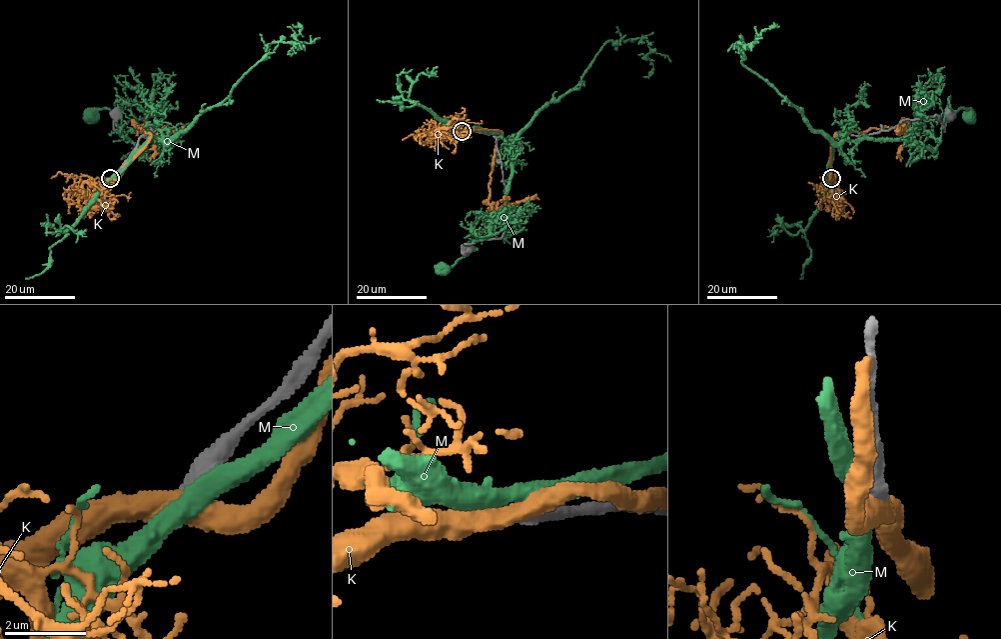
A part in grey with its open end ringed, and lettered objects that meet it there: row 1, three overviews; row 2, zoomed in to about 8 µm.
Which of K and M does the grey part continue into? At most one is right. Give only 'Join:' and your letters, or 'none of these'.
Join: K

